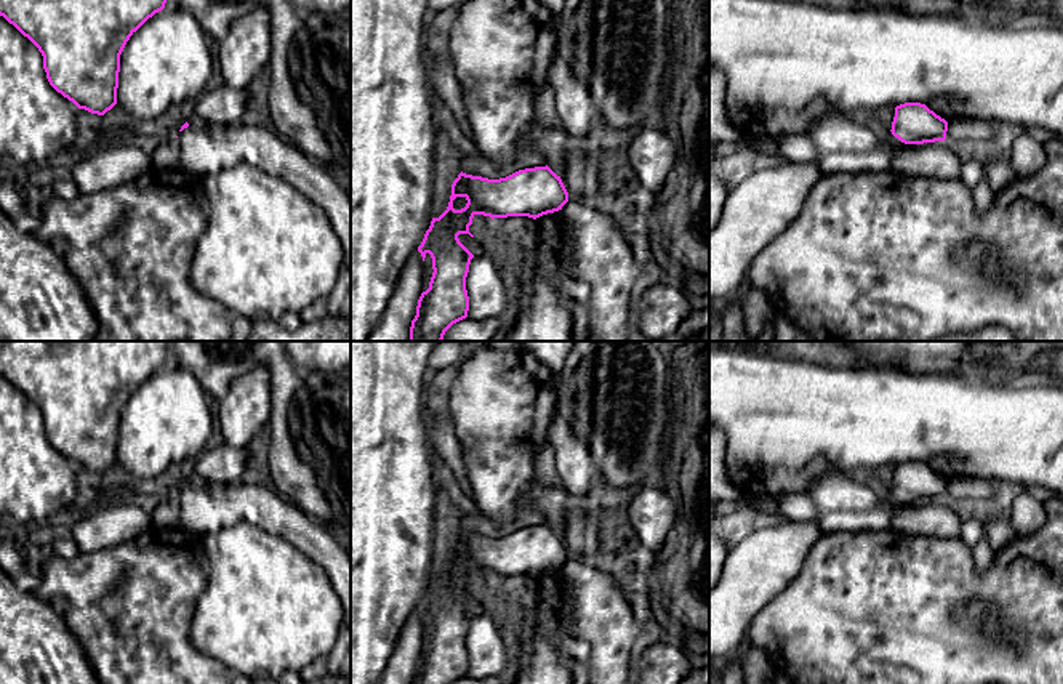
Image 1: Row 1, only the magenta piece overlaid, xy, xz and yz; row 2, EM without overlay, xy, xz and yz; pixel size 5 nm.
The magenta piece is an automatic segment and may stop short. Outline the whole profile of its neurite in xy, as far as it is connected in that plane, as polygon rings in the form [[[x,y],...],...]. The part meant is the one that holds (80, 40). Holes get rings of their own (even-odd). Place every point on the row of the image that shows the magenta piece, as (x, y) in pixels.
[[[0,0],[0,16],[43,56],[50,85],[78,109],[104,115],[117,104],[120,54],[130,37],[166,0]]]

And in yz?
[[[905,103],[895,107],[892,130],[882,138],[882,146],[866,152],[837,151],[821,154],[820,171],[880,173],[892,168],[892,147],[900,144],[924,144],[945,141],[948,122],[921,103]]]

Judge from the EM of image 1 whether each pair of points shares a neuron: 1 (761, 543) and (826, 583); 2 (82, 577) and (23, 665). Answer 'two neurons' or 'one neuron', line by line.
1: two neurons
2: two neurons

